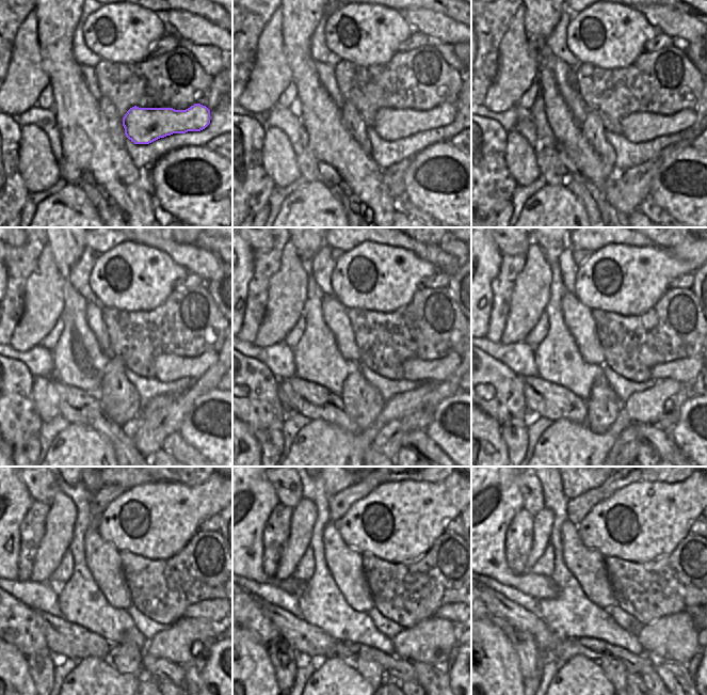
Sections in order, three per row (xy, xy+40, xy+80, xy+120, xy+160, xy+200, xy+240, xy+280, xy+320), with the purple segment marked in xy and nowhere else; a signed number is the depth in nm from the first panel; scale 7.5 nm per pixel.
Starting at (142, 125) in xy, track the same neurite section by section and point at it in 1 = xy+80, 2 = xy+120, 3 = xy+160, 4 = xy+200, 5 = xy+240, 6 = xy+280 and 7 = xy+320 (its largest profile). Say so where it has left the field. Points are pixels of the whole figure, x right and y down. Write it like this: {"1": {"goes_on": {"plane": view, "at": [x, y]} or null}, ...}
{"1": {"goes_on": {"plane": "xy+80", "at": [637, 127]}}, "2": {"goes_on": {"plane": "xy+120", "at": [167, 366]}}, "3": {"goes_on": {"plane": "xy+160", "at": [424, 370]}}, "4": {"goes_on": {"plane": "xy+200", "at": [681, 370]}}, "5": {"goes_on": {"plane": "xy+240", "at": [207, 609]}}, "6": {"goes_on": {"plane": "xy+280", "at": [446, 612]}}, "7": {"goes_on": {"plane": "xy+320", "at": [688, 610]}}}

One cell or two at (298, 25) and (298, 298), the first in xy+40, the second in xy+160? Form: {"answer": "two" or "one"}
{"answer": "two"}

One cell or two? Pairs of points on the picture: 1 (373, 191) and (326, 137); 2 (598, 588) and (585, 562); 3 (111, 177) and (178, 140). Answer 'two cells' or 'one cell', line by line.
1: one cell
2: one cell
3: two cells

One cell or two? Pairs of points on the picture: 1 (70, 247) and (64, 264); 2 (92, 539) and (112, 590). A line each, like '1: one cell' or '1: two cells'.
1: one cell
2: one cell

